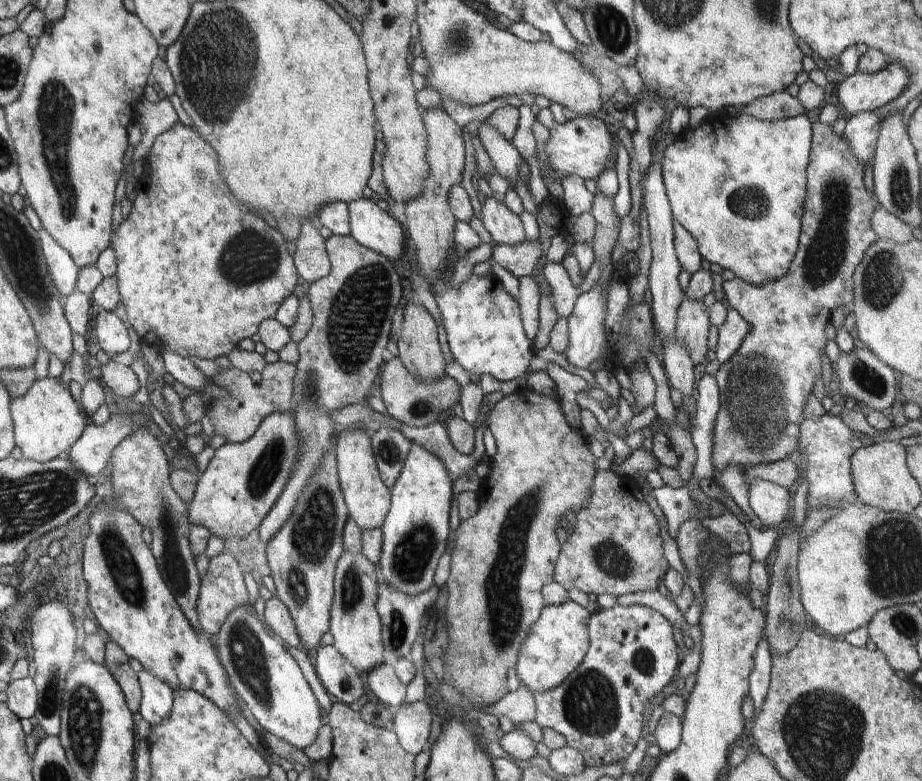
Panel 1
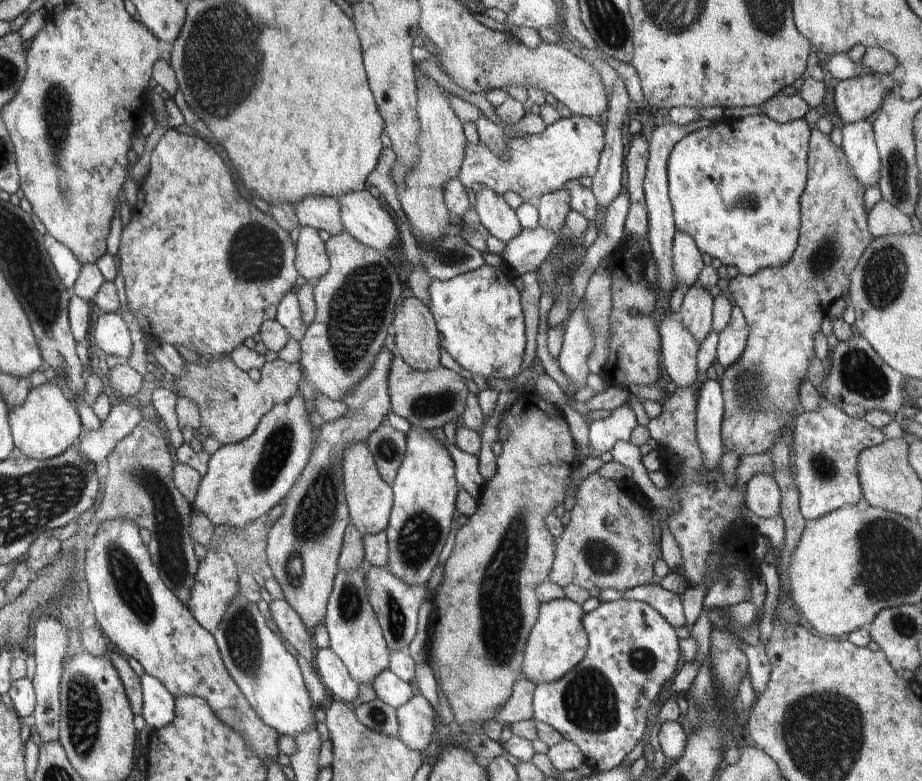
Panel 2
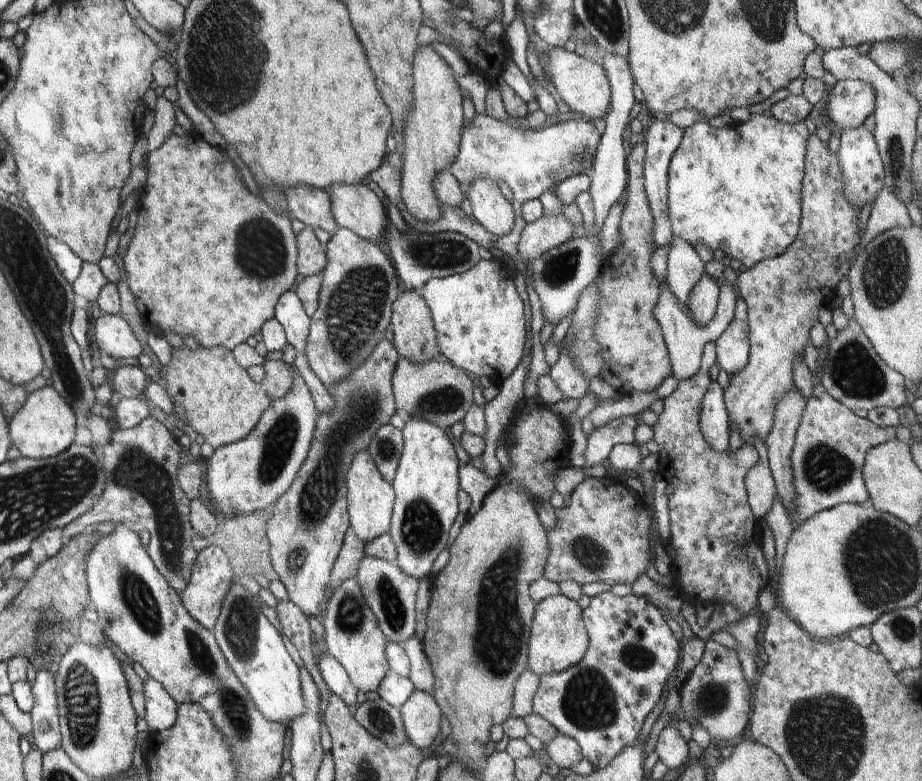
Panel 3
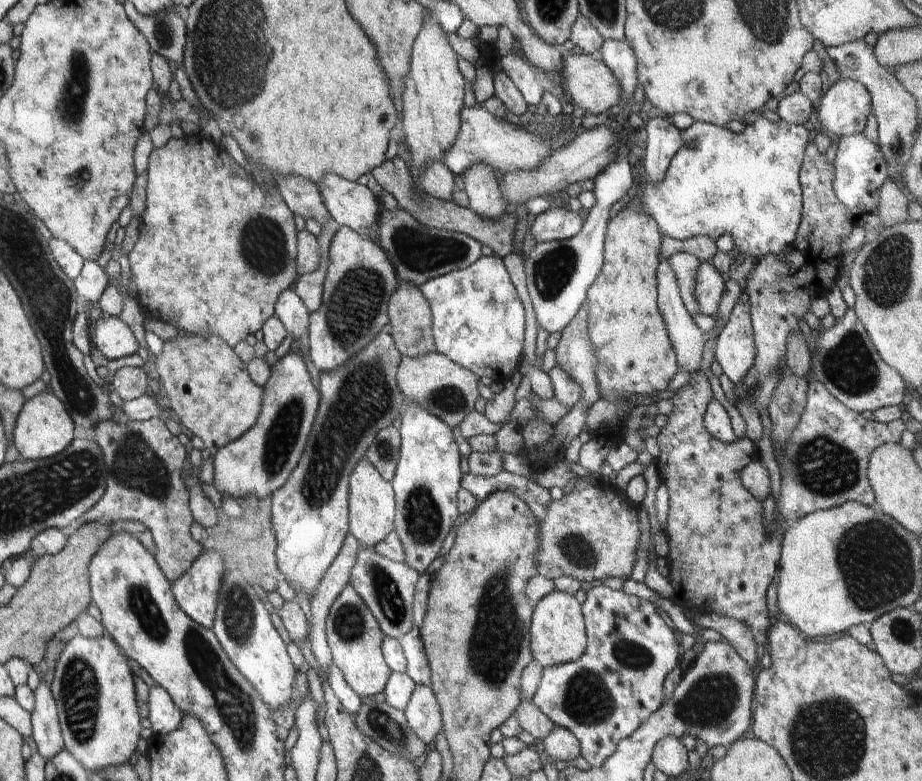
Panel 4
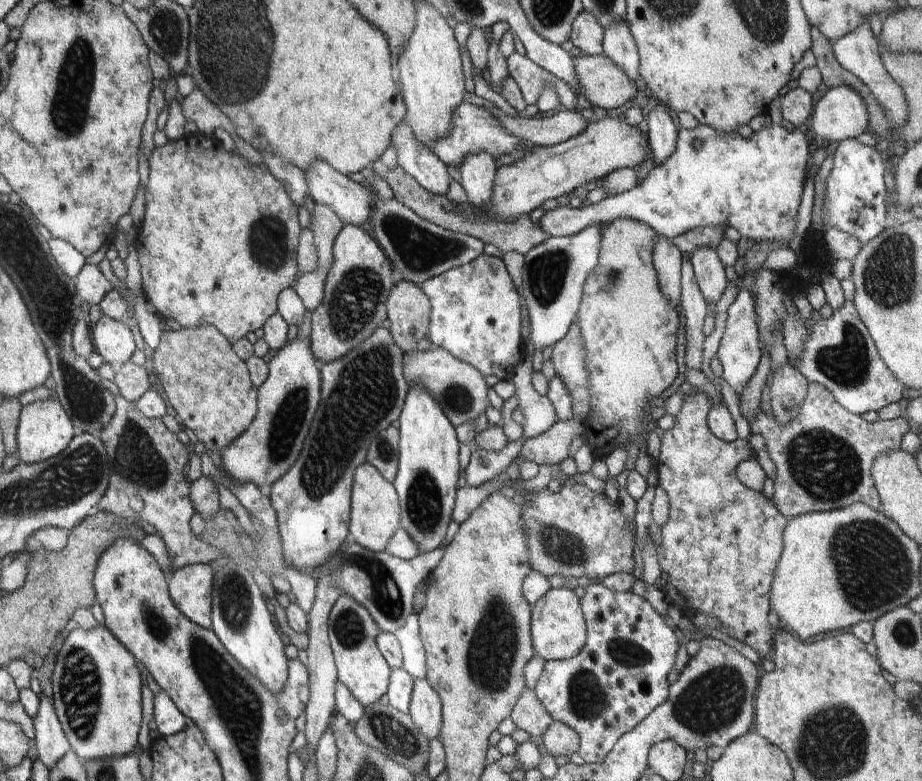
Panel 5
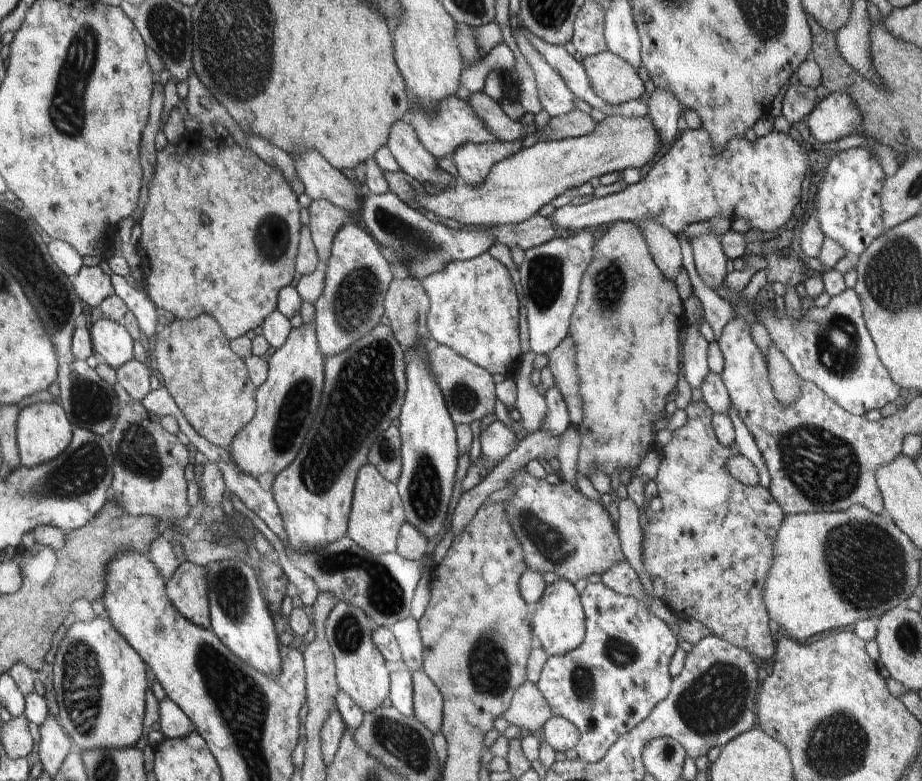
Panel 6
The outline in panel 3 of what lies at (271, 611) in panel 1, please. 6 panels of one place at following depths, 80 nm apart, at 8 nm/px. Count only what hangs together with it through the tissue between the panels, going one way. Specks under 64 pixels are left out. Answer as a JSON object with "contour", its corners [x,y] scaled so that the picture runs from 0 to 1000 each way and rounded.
{"contour":[[[302,770],[297,780],[300,784],[304,799],[306,800],[305,812],[310,814],[319,827],[331,850],[331,854],[337,860],[338,868],[346,881],[347,899],[345,923],[352,922],[351,913],[356,905],[359,883],[349,868],[344,851],[344,845],[338,834],[341,818],[333,789],[317,770]]]}

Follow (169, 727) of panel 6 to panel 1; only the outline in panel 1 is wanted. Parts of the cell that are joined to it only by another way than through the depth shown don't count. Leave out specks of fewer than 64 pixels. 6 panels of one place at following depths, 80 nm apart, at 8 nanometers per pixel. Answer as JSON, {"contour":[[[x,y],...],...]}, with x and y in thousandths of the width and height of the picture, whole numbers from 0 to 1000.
{"contour":[[[155,857],[149,867],[153,881],[152,917],[164,928],[176,924],[187,909],[188,883],[162,858]]]}

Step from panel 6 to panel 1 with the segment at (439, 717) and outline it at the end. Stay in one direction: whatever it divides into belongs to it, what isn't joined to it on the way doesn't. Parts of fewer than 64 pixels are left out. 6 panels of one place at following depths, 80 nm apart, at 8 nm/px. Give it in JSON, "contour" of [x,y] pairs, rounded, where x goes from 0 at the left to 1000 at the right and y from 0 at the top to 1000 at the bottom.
{"contour":[[[462,898],[436,901],[428,907],[426,936],[436,958],[451,968],[460,962],[469,932],[469,909]]]}

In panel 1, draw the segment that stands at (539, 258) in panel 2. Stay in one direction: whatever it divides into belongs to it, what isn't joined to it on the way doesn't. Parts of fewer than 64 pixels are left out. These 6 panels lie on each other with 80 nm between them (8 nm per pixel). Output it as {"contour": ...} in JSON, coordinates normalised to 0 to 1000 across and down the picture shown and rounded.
{"contour":[[[566,309],[565,312],[536,314],[531,332],[544,343],[549,343],[560,356],[576,353],[586,330],[586,315],[584,309],[575,311]]]}

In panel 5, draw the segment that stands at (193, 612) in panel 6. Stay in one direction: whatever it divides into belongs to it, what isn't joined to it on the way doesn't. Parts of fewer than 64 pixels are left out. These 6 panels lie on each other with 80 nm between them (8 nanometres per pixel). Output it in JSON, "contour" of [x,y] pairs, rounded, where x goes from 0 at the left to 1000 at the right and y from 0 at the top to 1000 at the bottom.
{"contour":[[[213,721],[189,731],[181,749],[187,771],[208,796],[230,804],[229,771],[232,729],[226,721]]]}

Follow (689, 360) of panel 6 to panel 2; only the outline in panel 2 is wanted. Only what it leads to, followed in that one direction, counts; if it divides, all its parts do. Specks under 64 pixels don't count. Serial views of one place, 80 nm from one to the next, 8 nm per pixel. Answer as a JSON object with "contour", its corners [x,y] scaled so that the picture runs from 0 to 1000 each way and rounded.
{"contour":[[[733,296],[729,325],[732,369],[738,361],[746,364],[747,369],[753,366],[759,347],[765,342],[754,307],[747,300]]]}

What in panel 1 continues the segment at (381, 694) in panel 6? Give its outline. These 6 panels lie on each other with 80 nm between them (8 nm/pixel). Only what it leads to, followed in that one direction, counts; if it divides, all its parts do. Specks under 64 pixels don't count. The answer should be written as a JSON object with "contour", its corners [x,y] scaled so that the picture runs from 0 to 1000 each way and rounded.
{"contour":[[[372,706],[363,730],[362,763],[358,782],[358,812],[362,816],[361,826],[368,832],[368,836],[374,844],[377,844],[382,853],[395,867],[407,853],[416,849],[414,798],[407,777],[411,762],[411,745],[413,744],[411,736],[410,727],[405,720],[401,720],[400,714],[397,714],[395,708],[382,709],[377,706]]]}

